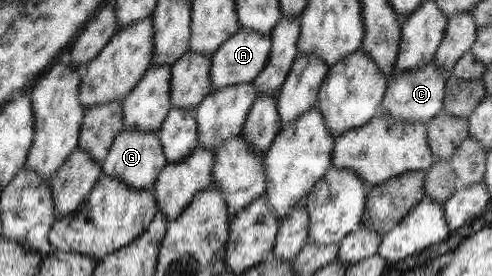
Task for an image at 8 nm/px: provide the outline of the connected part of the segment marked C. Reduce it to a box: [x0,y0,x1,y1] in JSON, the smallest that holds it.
[379,61,452,123]

